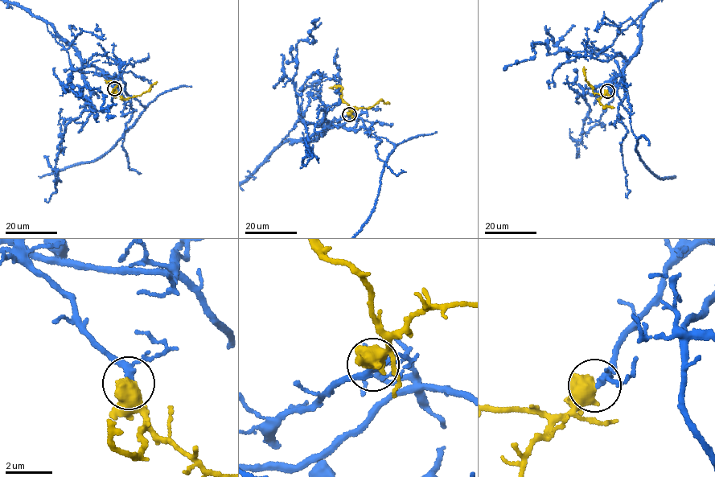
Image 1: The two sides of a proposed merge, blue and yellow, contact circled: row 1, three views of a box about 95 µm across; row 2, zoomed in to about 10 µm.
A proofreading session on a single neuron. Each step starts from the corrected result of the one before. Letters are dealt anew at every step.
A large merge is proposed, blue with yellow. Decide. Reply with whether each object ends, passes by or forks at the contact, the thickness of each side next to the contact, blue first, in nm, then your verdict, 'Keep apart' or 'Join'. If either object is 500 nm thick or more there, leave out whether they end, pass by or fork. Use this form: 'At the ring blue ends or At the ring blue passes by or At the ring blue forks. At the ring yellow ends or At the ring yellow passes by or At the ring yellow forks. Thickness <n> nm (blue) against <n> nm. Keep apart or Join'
Thickness 200 nm (blue) against 800 nm. Join

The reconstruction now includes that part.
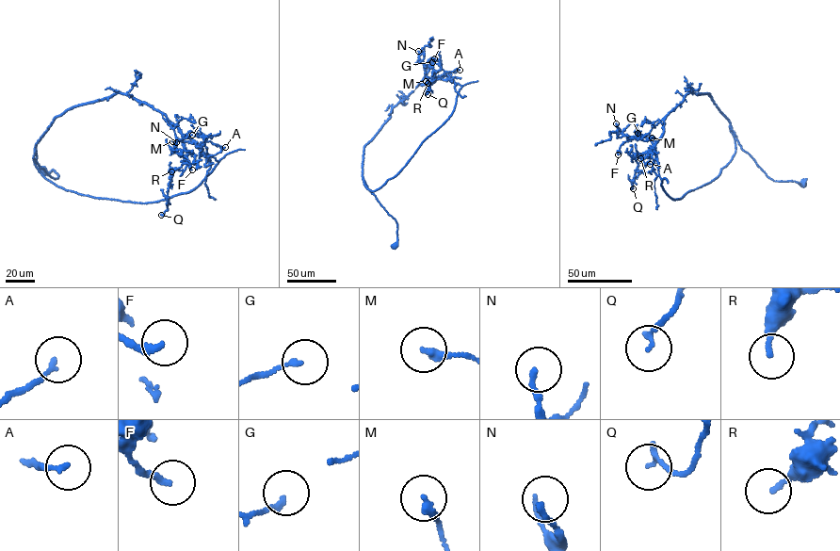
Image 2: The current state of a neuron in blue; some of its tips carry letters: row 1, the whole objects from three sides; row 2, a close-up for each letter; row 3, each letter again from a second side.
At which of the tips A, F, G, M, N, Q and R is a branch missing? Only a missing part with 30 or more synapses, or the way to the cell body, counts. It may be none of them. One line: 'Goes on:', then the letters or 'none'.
Goes on: none

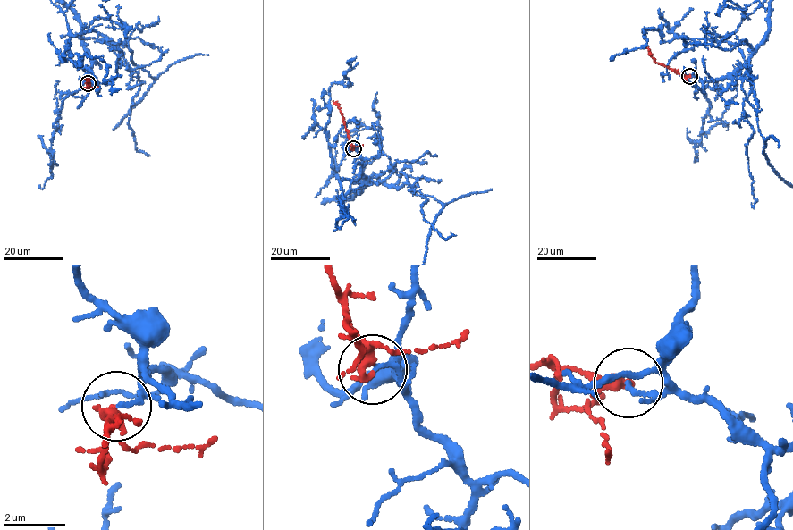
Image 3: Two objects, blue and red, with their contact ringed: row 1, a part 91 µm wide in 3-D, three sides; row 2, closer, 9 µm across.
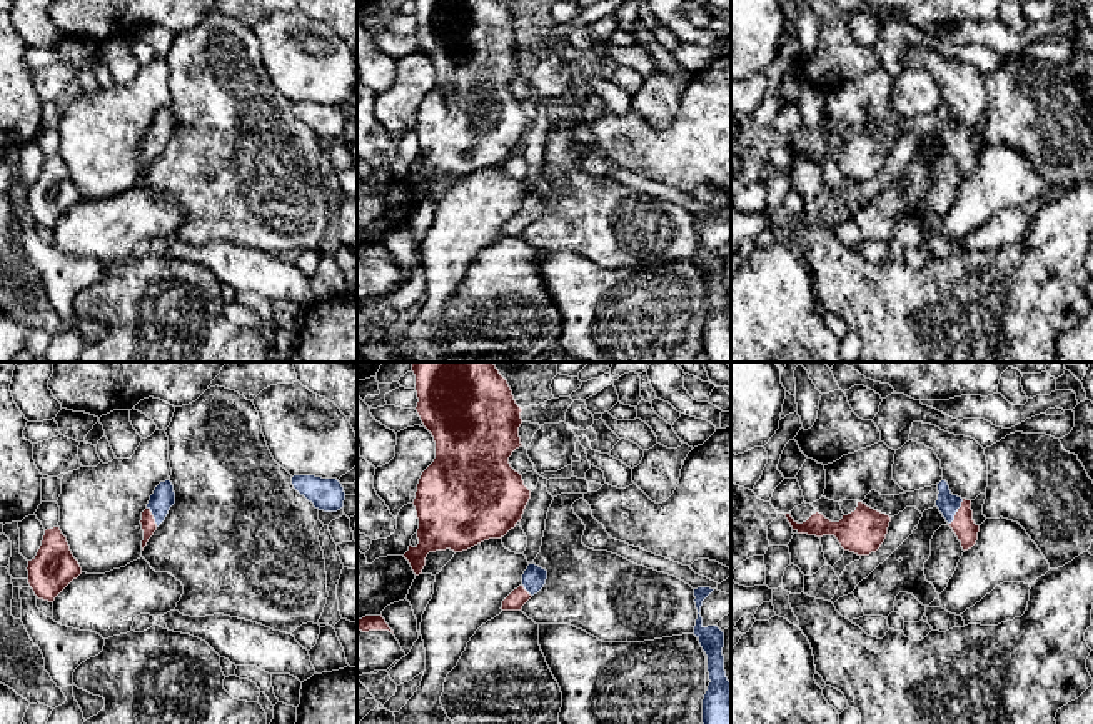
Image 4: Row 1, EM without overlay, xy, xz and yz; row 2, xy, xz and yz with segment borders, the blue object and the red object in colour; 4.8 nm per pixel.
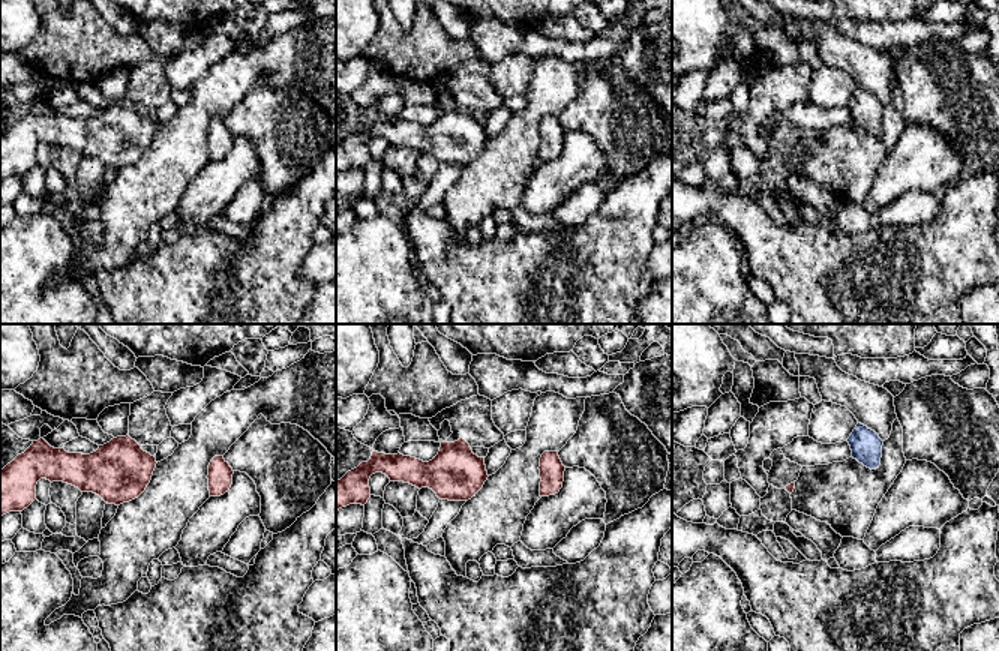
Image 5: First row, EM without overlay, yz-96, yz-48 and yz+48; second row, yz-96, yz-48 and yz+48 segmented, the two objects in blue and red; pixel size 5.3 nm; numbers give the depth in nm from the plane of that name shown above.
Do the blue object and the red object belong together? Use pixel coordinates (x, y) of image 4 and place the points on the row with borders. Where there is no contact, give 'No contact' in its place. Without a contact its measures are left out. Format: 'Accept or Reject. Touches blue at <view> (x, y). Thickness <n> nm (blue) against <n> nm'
Accept. Touches blue at yz (957, 511). Thickness 110 nm (blue) against 110 nm

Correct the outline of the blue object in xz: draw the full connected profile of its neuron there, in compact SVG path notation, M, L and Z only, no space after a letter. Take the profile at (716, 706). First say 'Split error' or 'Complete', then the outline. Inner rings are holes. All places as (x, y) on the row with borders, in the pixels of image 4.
Complete. M711 587L694 589L698 619L694 636L708 656L709 686L703 699L703 724L731 724L731 682L724 671L724 632L718 626L703 626L701 606Z

